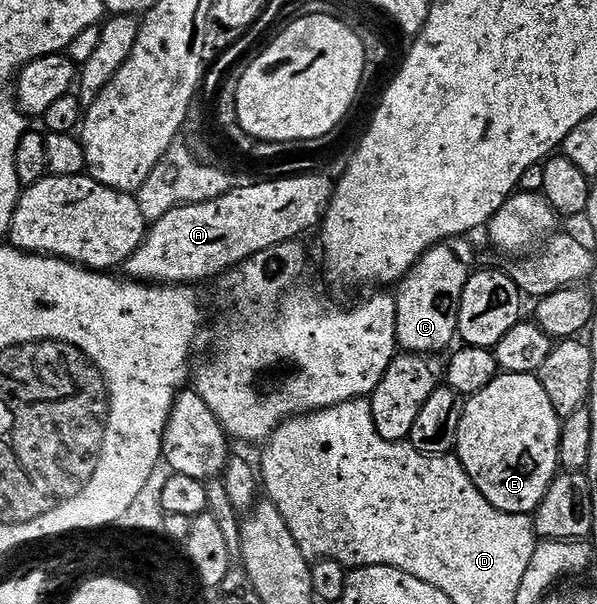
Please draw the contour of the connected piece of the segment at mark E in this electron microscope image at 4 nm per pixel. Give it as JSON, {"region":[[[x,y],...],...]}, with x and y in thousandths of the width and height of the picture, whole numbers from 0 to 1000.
{"region":[[[844,616],[832,621],[806,649],[782,657],[767,690],[771,695],[764,714],[760,753],[771,762],[794,805],[801,805],[814,831],[821,831],[821,838],[834,844],[859,848],[869,854],[896,849],[941,775],[941,690],[928,666],[921,666],[921,652],[915,652],[903,621],[889,616]]]}

